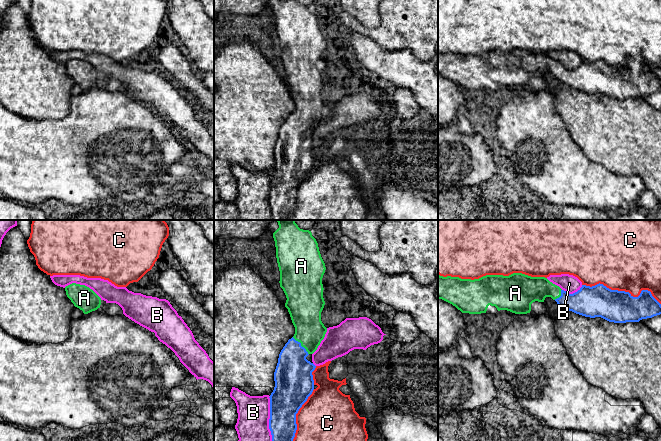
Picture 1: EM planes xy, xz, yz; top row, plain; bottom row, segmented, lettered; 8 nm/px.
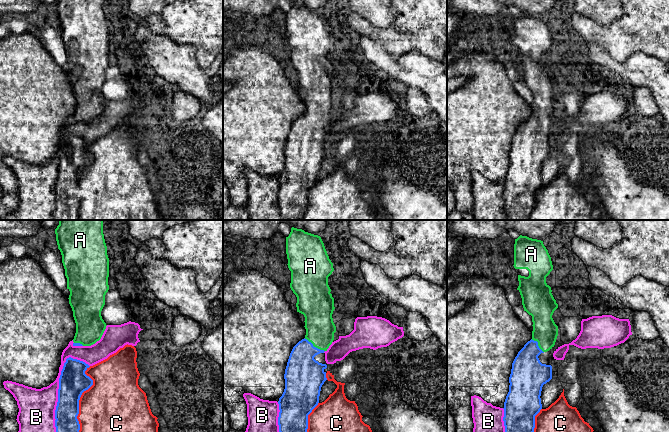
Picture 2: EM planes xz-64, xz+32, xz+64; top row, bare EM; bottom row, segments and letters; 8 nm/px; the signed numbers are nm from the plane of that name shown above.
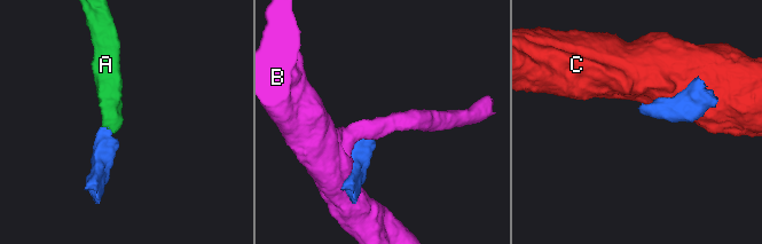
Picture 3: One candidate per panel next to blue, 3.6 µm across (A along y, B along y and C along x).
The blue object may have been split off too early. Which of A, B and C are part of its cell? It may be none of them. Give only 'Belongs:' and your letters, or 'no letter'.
Belongs: A

